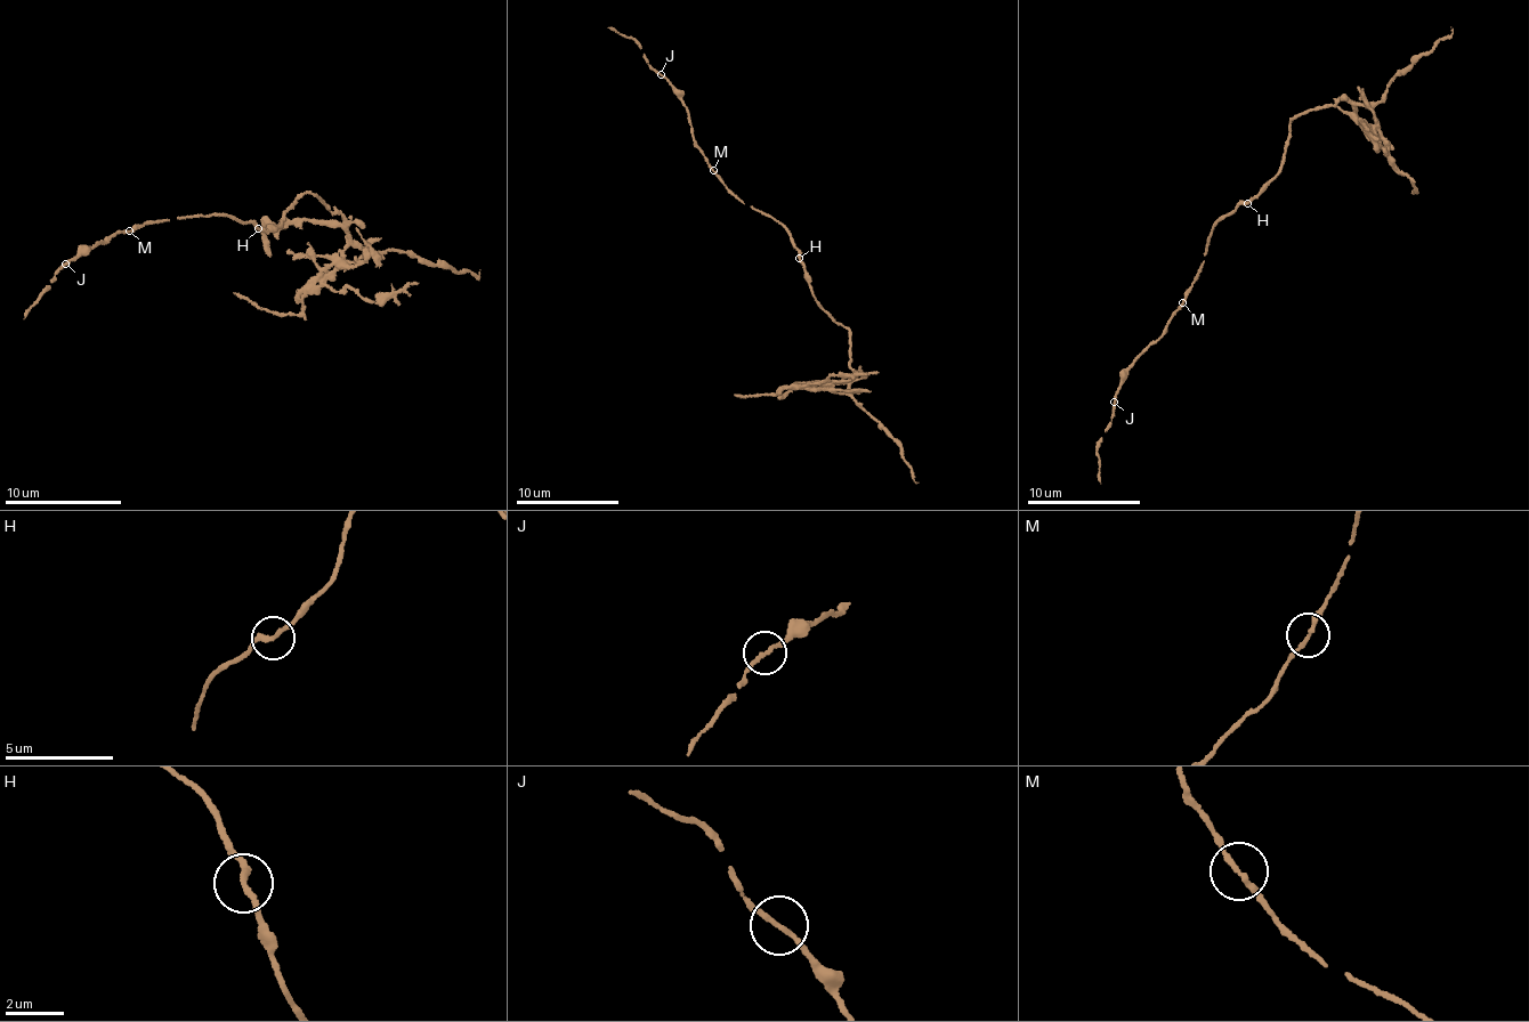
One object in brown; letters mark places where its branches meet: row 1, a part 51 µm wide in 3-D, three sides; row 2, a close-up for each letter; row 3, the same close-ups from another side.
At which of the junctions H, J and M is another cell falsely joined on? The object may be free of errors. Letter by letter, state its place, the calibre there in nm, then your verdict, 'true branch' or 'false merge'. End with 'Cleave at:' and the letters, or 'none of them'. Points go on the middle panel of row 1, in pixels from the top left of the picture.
H: (799, 258) | 200 nm | false merge
J: (661, 74) | 160 nm | true branch
M: (713, 170) | 190 nm | true branch
Cleave at: H

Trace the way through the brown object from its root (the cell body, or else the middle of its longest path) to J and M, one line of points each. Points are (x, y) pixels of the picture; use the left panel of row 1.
J: (255, 225), (215, 212), (159, 219), (122, 230), (105, 242), (97, 241), (83, 254), (66, 262)
M: (255, 225), (215, 212), (159, 219), (129, 232)

